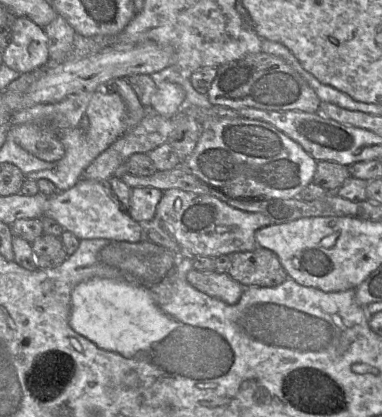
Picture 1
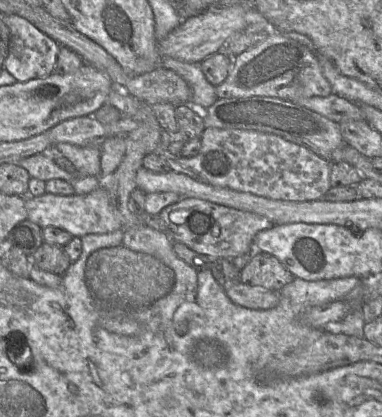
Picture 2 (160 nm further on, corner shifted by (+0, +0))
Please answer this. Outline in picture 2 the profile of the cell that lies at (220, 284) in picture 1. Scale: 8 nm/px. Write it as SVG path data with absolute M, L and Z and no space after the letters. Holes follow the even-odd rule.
M240 281L223 286L230 300L239 306L255 310L268 310L276 307L279 303L278 291L254 288Z

